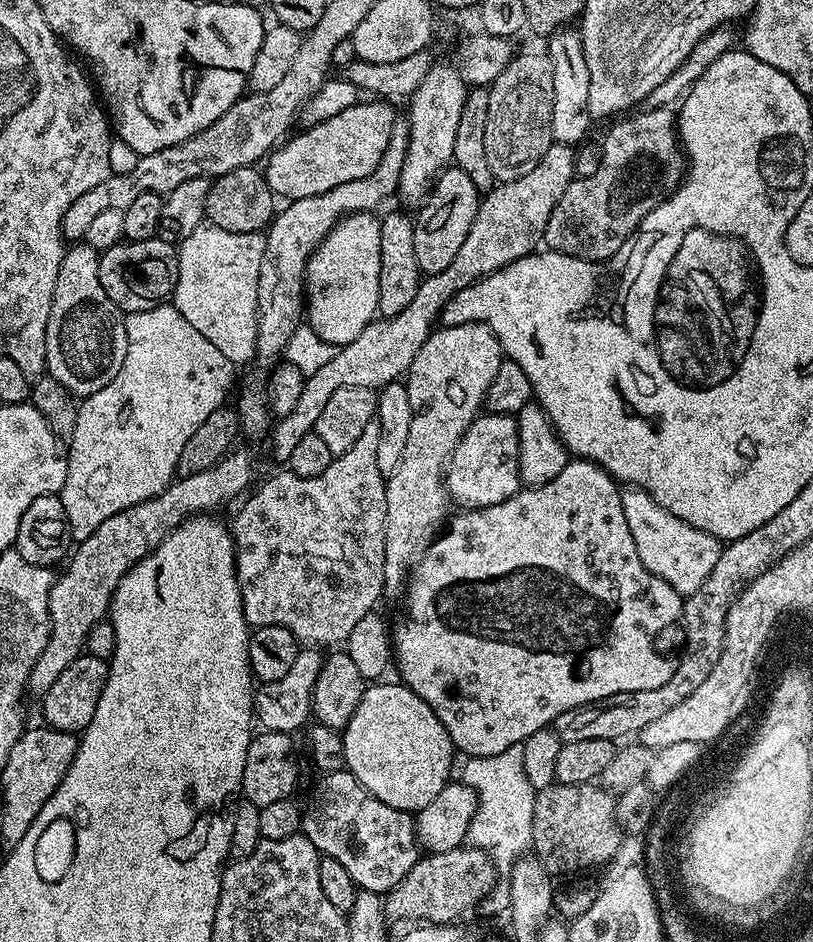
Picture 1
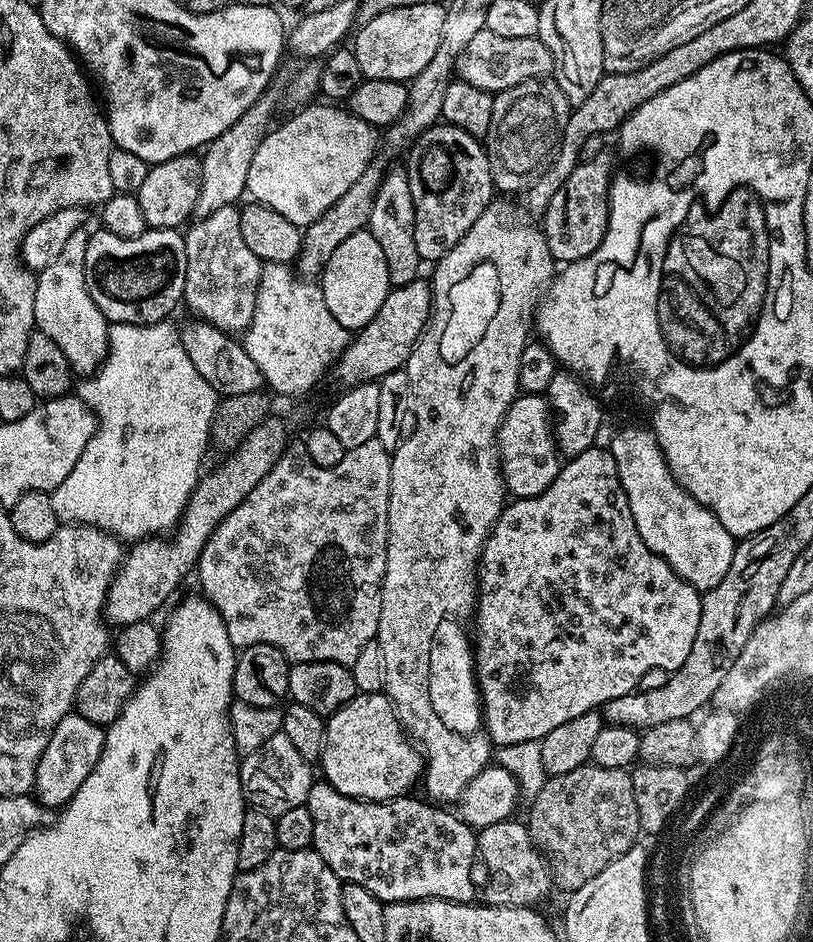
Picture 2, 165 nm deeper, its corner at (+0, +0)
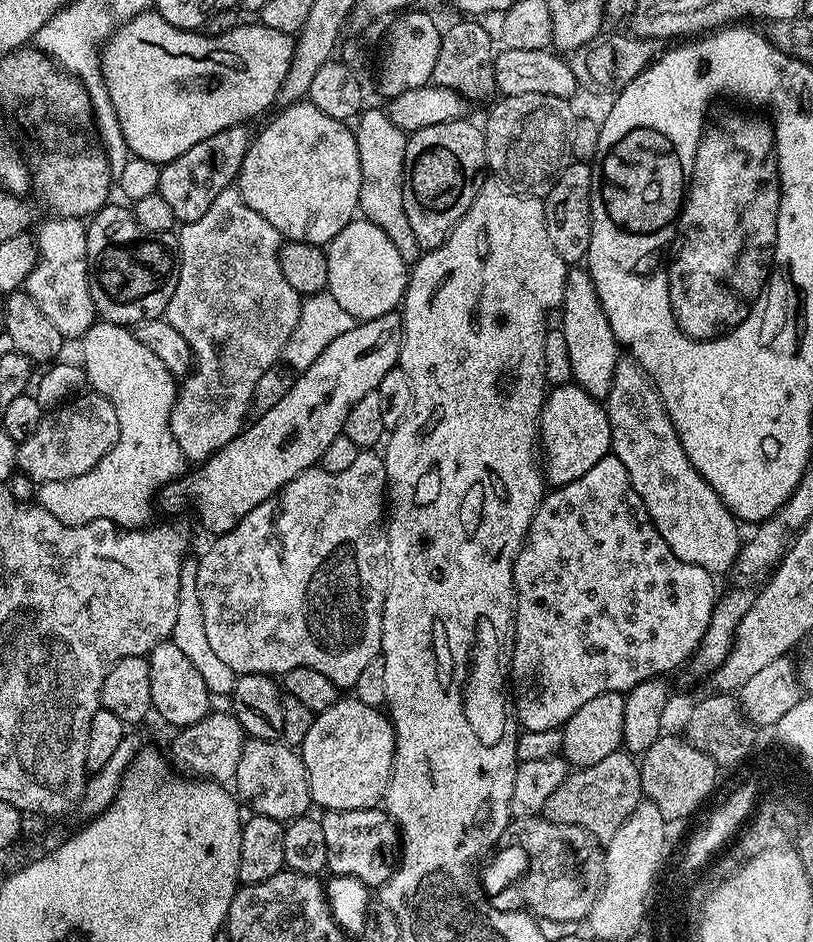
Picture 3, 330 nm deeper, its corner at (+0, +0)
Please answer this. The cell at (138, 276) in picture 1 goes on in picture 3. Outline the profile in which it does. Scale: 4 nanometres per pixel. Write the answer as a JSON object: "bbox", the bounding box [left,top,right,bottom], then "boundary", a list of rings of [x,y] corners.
{"bbox":[87,204,180,326],"boundary":[[[105,204],[87,221],[88,285],[103,319],[111,324],[135,326],[163,317],[170,298],[174,298],[174,286],[178,286],[180,258],[177,241],[171,235],[142,230],[135,211],[120,204]]]}

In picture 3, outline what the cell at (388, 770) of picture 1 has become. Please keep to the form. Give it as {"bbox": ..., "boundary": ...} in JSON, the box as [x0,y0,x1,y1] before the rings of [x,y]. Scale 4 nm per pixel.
{"bbox":[298,698,396,811],"boundary":[[[341,698],[325,712],[315,713],[310,731],[298,746],[300,757],[306,766],[306,774],[310,778],[313,805],[327,811],[377,807],[383,801],[384,791],[390,782],[395,749],[396,731],[392,728],[391,719],[380,708],[366,706],[366,702],[355,698]]]}

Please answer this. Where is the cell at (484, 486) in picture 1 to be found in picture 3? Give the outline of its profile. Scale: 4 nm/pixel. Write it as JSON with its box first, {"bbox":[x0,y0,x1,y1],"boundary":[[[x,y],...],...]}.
{"bbox":[538,382,612,485],"boundary":[[[574,382],[555,385],[544,397],[538,444],[542,449],[542,471],[549,485],[569,484],[582,478],[586,470],[611,453],[612,427],[607,407]]]}

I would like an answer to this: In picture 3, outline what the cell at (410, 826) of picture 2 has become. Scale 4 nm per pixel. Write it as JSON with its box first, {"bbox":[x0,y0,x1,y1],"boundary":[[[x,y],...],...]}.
{"bbox":[319,808,399,888],"boundary":[[[375,808],[325,811],[319,819],[325,833],[327,871],[331,875],[358,878],[369,888],[378,888],[394,871],[399,831],[387,811]]]}

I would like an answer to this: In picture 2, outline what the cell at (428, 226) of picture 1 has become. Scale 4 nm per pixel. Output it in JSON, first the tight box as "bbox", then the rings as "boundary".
{"bbox":[406,122,494,261],"boundary":[[[437,122],[427,128],[412,147],[407,149],[408,164],[406,171],[410,182],[410,198],[414,202],[414,246],[418,246],[421,261],[441,260],[460,239],[482,218],[482,214],[494,199],[492,175],[488,153],[477,137],[466,134],[466,130],[455,128],[452,124]]]}

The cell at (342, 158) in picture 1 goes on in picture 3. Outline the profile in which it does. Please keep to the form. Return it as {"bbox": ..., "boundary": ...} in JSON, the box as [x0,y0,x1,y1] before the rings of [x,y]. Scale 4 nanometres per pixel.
{"bbox":[238,102,362,246],"boundary":[[[301,102],[298,104],[290,104],[279,109],[281,112],[273,118],[272,124],[268,124],[260,132],[260,137],[253,139],[246,150],[246,158],[240,167],[240,175],[238,177],[238,187],[242,198],[246,202],[246,206],[250,206],[250,210],[258,210],[258,214],[262,214],[262,218],[266,218],[266,222],[270,222],[270,226],[274,226],[274,230],[278,230],[281,237],[285,241],[306,242],[307,244],[318,244],[326,246],[334,237],[339,234],[347,224],[357,215],[360,207],[360,183],[362,182],[362,170],[358,162],[358,146],[356,145],[356,133],[345,121],[338,118],[330,118],[330,114],[322,114],[322,110],[318,110],[318,106]]]}

